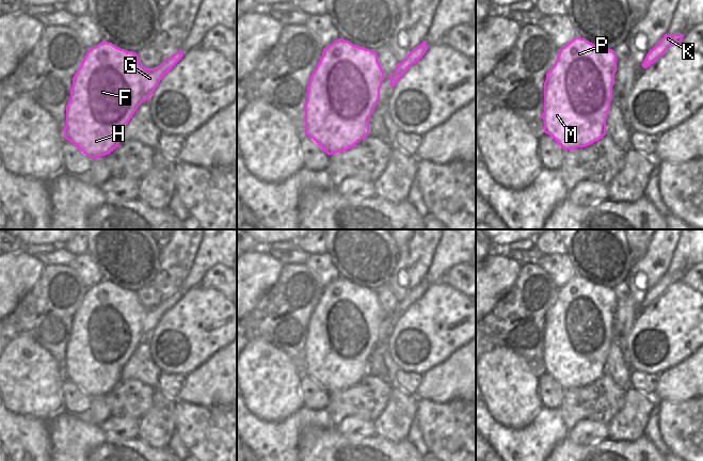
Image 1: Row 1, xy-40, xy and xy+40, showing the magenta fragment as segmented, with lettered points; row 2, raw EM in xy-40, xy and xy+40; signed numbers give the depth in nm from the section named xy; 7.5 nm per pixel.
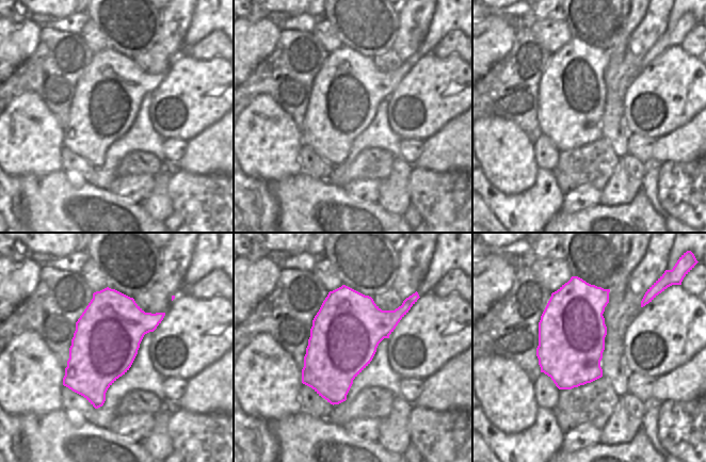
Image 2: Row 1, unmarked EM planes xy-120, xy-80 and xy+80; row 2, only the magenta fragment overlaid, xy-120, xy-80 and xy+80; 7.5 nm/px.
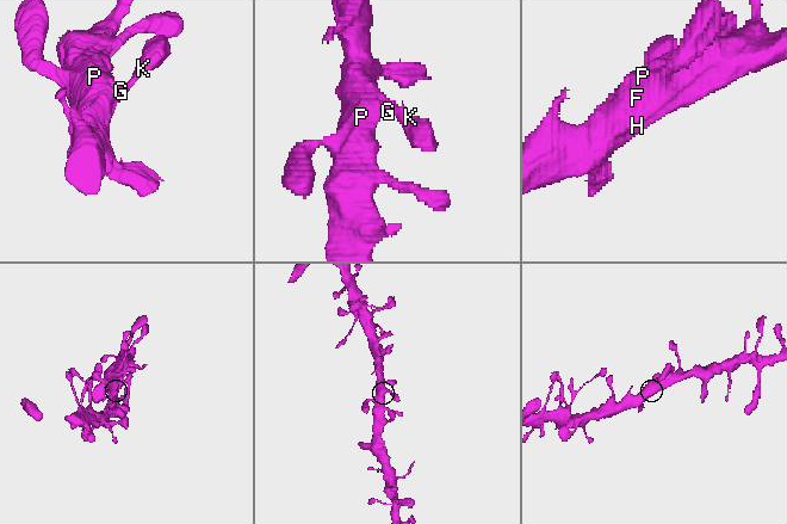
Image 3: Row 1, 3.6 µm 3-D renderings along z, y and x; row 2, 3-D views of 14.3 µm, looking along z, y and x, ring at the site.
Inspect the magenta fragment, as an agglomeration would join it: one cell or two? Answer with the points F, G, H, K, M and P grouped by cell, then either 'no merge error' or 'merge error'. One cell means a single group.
F G H K M P | no merge error

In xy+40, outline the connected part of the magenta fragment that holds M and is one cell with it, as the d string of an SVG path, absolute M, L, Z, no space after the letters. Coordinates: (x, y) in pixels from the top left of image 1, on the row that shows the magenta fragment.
M576 36L559 49L557 61L544 82L544 132L564 149L586 147L606 134L606 118L612 99L617 54Z

